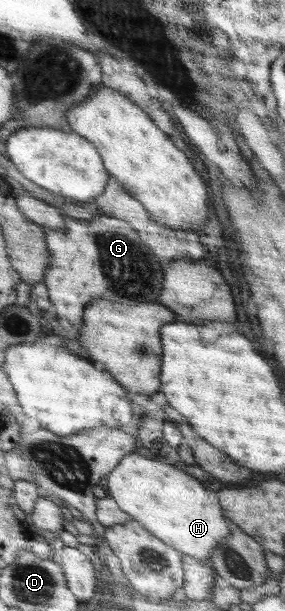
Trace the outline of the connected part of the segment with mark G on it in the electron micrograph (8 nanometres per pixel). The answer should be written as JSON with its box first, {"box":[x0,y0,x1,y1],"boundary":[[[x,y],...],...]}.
{"box":[43,214,162,327],"boundary":[[[64,214],[64,228],[66,228],[64,231],[44,228],[45,242],[50,252],[50,265],[43,283],[48,288],[50,302],[59,320],[68,326],[80,327],[83,324],[83,308],[93,299],[113,300],[126,305],[131,305],[131,302],[156,302],[162,289],[162,263],[130,224],[103,214],[91,220],[75,219]]]}

